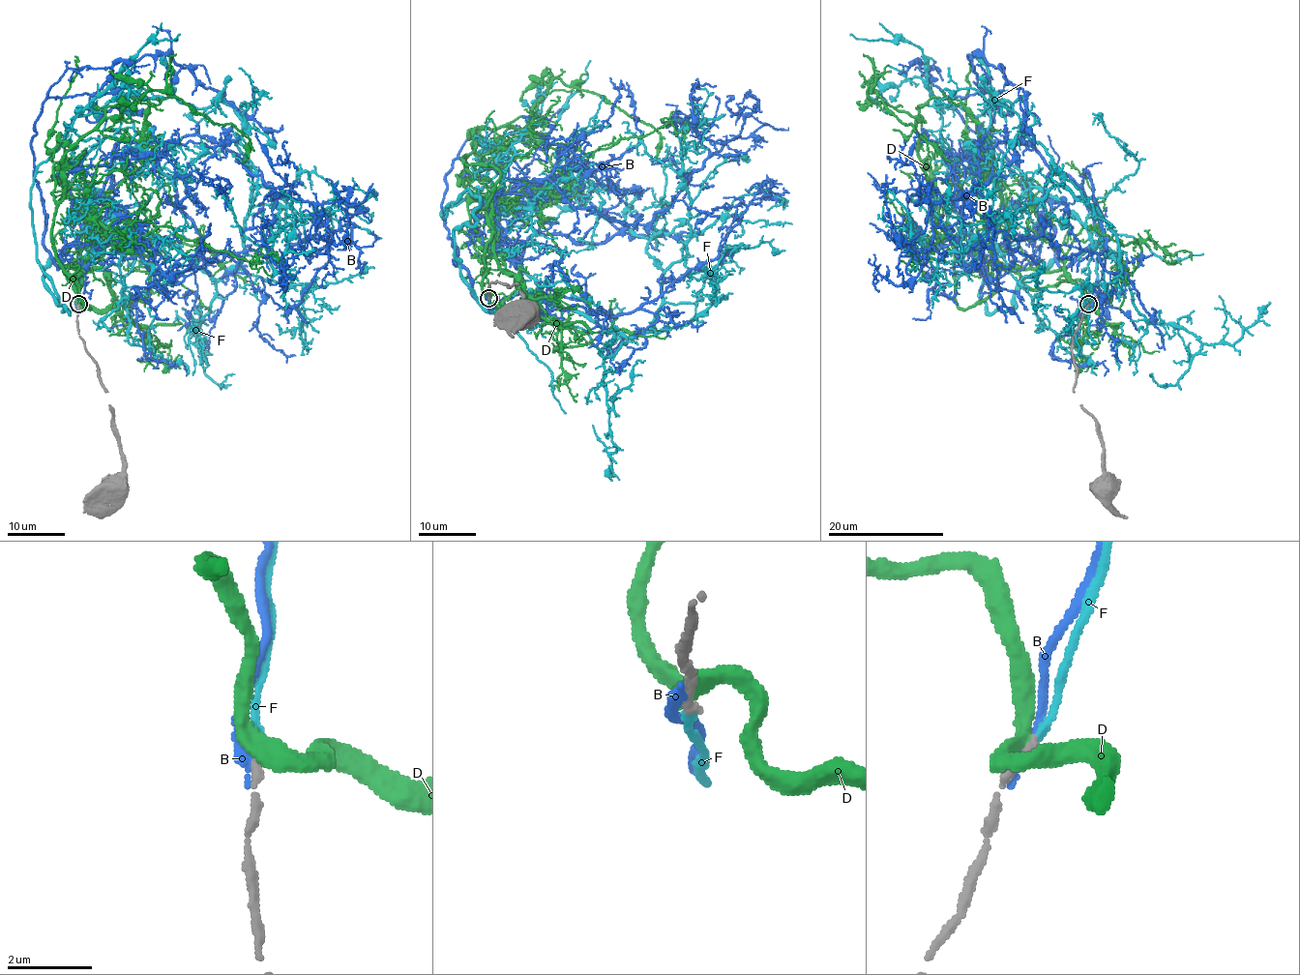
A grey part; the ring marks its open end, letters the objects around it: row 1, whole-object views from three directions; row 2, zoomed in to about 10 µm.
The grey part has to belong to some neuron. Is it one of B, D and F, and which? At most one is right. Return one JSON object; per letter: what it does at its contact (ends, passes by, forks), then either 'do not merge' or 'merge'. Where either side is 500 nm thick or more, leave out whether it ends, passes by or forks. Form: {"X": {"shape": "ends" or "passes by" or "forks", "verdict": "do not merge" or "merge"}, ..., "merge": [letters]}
{"B": {"shape": "ends", "verdict": "do not merge"}, "D": {"shape": "passes by", "verdict": "do not merge"}, "F": {"shape": "ends", "verdict": "merge"}, "merge": ["F"]}

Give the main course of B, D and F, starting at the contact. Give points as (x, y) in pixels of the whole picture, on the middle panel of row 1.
B: (487, 296), (487, 312), (444, 225), (456, 159), (505, 192), (563, 179), (625, 233), (693, 234)
D: (489, 296), (495, 207), (539, 210), (554, 192), (560, 172), (517, 129), (555, 78), (648, 123), (654, 161)
F: (489, 298), (654, 328), (690, 233), (682, 134), (713, 93), (697, 88)

